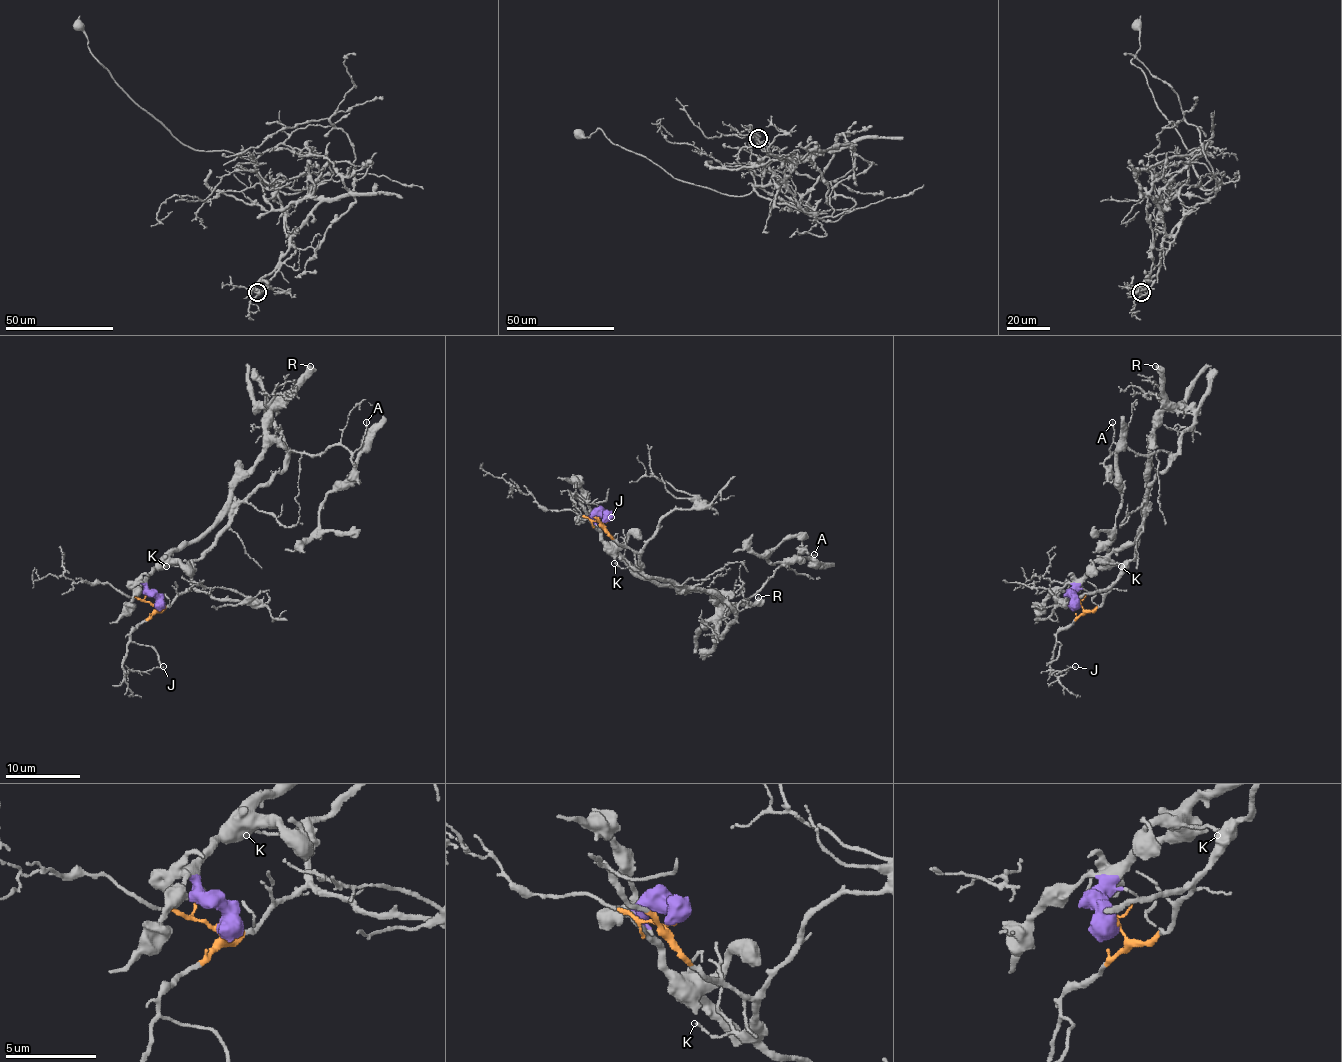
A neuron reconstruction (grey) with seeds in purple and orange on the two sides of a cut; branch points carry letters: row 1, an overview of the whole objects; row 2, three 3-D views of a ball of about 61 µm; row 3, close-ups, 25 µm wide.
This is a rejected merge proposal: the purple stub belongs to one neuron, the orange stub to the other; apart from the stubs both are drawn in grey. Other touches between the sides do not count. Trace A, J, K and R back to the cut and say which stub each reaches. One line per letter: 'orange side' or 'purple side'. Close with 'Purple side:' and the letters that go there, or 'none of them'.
A: orange side
J: orange side
K: orange side
R: purple side
Purple side: R

